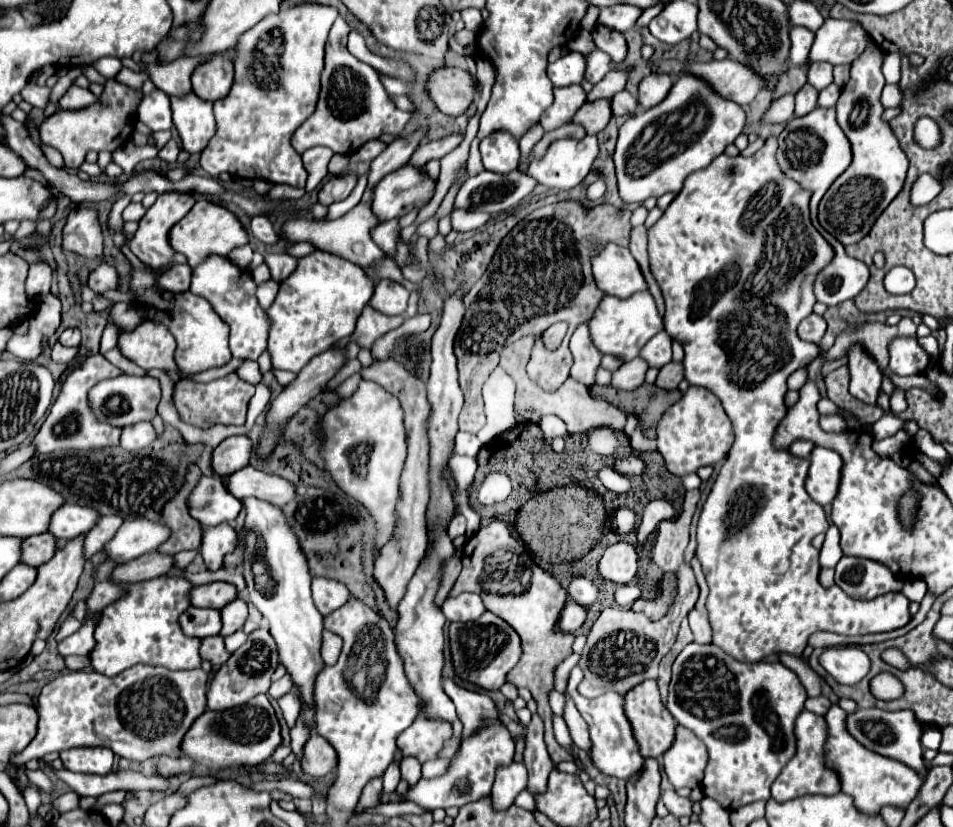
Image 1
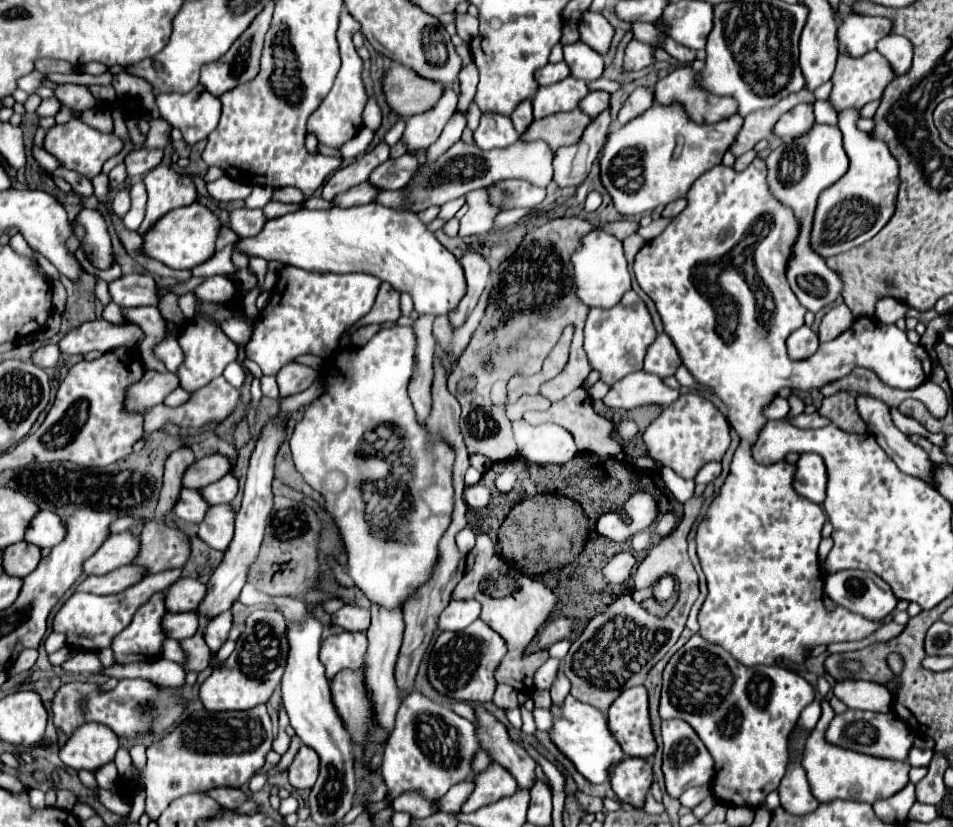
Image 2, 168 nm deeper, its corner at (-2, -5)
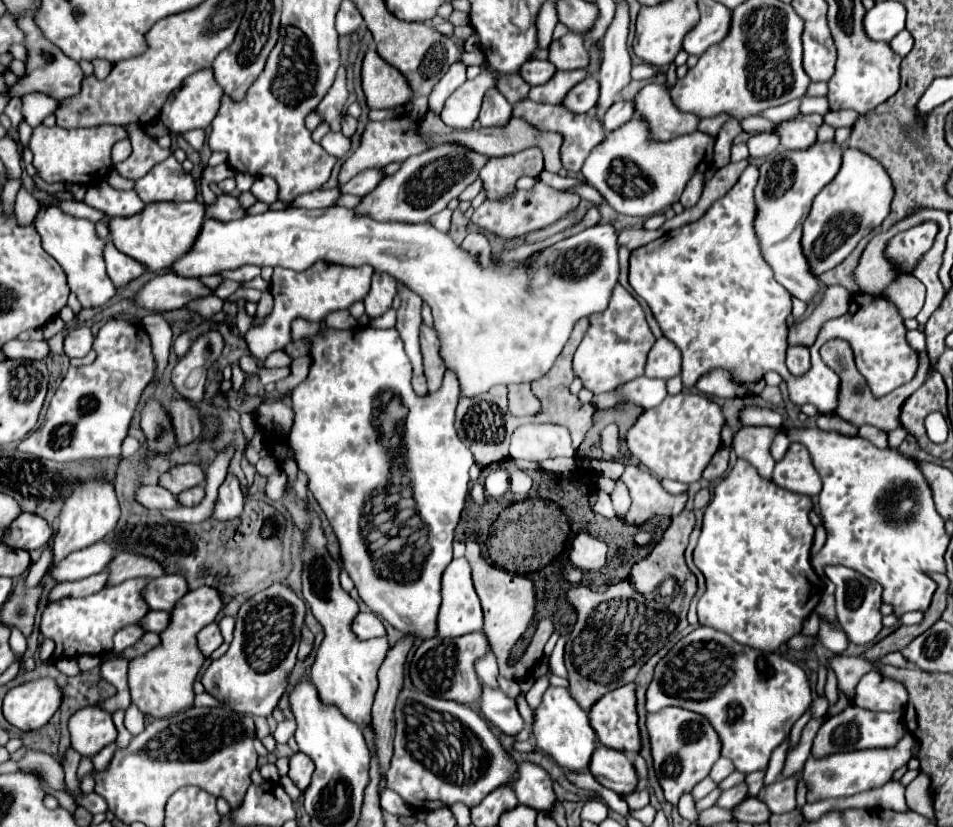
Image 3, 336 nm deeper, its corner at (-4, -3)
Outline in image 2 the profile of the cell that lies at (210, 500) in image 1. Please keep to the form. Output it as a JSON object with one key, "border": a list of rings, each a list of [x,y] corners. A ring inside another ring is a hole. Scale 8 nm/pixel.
{"border":[[[181,490],[175,506],[173,506],[173,514],[185,522],[197,524],[201,522],[201,518],[205,518],[205,510],[209,508],[209,504],[201,498],[199,490]]]}

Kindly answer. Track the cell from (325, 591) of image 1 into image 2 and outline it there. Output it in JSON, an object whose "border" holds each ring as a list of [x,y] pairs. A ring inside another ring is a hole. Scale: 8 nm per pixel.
{"border":[[[345,604],[341,610],[337,610],[331,616],[333,624],[347,632],[365,632],[371,624],[371,614],[367,608],[359,608],[353,604]]]}

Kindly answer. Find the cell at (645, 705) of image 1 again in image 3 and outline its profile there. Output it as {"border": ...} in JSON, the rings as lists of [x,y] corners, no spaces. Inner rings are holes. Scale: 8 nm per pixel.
{"border":[[[635,684],[621,686],[605,694],[591,708],[591,726],[597,732],[603,746],[619,752],[639,752],[641,732],[637,716]]]}

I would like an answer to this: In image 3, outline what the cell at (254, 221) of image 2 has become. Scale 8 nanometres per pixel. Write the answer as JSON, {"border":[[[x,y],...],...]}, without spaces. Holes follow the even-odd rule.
{"border":[[[221,194],[217,196],[215,206],[207,208],[207,218],[217,218],[221,222],[231,222],[247,216],[247,210],[239,204],[239,200],[231,194]]]}

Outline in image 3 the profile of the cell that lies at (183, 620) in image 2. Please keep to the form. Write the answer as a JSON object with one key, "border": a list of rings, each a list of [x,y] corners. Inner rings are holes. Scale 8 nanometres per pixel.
{"border":[[[151,610],[143,616],[143,620],[139,622],[145,630],[149,632],[163,632],[163,628],[167,628],[167,624],[171,622],[171,614],[169,612],[157,612],[157,610]]]}

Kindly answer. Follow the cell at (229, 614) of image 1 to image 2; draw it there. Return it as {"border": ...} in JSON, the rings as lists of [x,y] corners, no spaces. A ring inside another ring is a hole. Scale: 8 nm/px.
{"border":[[[223,612],[217,618],[213,618],[205,628],[205,642],[211,652],[217,652],[221,644],[227,640],[227,634],[231,630],[231,618],[231,612]]]}

